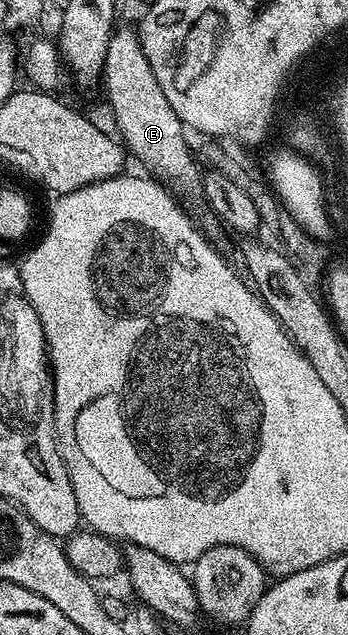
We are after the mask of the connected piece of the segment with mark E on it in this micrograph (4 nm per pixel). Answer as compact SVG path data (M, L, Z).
M119 26L111 34L102 87L106 89L116 127L129 154L131 151L143 167L148 169L147 172L153 173L153 170L159 174L156 174L159 178L166 177L182 189L199 186L202 171L199 171L186 143L185 126L165 98L133 26Z

